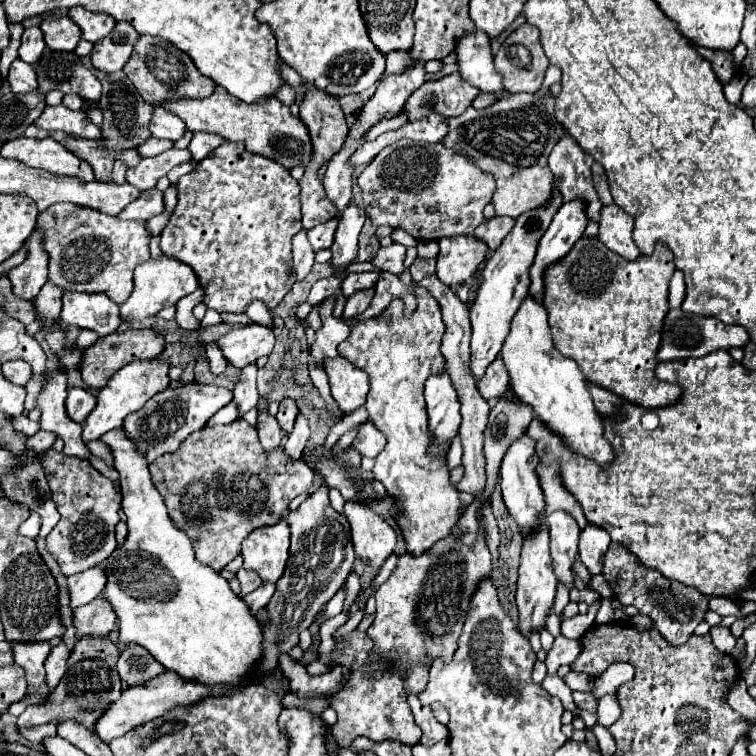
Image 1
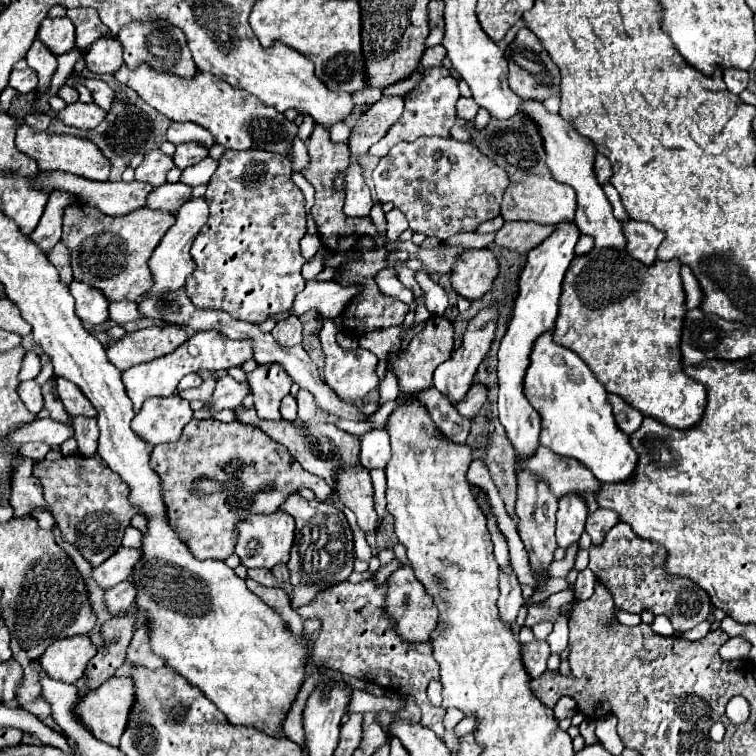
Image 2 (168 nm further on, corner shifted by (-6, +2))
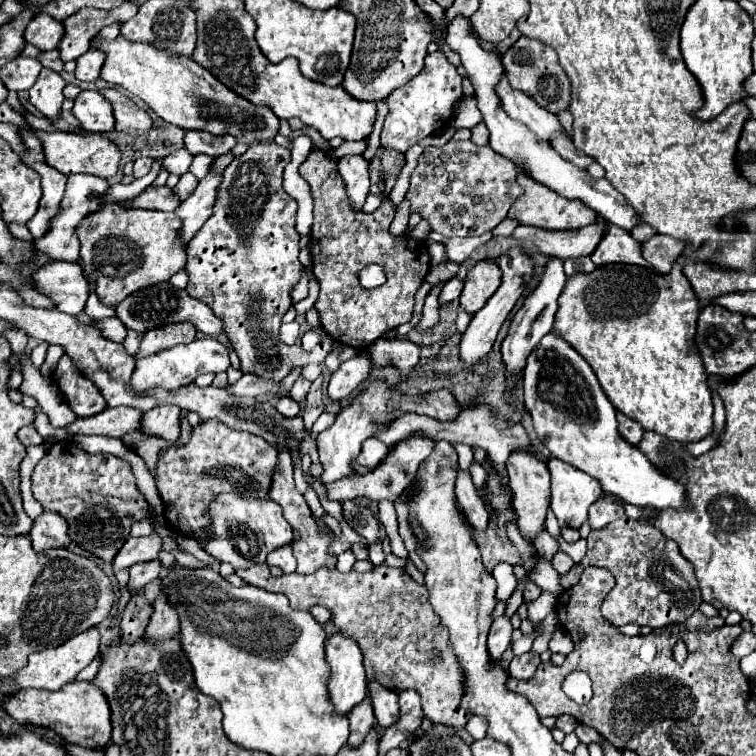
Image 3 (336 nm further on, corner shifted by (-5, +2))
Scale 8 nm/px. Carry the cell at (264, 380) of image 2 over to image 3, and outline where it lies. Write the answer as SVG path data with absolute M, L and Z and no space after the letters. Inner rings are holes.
M275 142L271 144L251 144L249 150L237 158L233 158L233 162L225 168L223 172L223 182L217 190L217 200L215 200L215 206L213 206L213 214L211 218L201 226L201 230L191 238L191 242L187 244L187 264L185 264L185 270L189 274L189 284L187 284L187 292L191 298L197 298L205 304L211 306L211 310L225 322L225 332L231 340L231 346L235 348L237 356L241 358L241 372L247 372L247 374L255 374L259 378L267 378L267 380L273 380L273 382L281 382L293 368L297 366L305 366L311 362L311 352L305 352L301 350L299 346L287 346L279 340L279 326L281 326L281 316L293 306L291 302L291 290L299 284L301 280L301 274L303 274L303 266L299 262L299 232L295 230L295 216L297 216L297 202L283 190L283 170L285 166L291 162L291 150L289 148L283 148Z

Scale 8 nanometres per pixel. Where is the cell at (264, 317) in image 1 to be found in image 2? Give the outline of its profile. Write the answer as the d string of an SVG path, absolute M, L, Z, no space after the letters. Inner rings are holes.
M290 316L284 318L276 324L276 328L272 330L272 336L276 340L282 342L282 346L294 346L302 342L302 322L298 320L298 316Z

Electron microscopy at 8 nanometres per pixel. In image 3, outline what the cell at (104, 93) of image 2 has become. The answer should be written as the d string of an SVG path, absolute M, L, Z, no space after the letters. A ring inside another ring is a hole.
M103 88L103 90L99 90L99 94L103 94L103 98L107 98L111 102L117 130L131 132L131 134L143 134L143 132L147 132L153 126L153 122L147 116L147 112L141 110L123 92L119 92L115 88Z

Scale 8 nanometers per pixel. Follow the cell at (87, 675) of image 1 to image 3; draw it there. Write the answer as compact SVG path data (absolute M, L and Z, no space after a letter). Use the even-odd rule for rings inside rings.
M137 594L129 600L125 608L125 616L121 620L121 640L131 644L143 636L147 620L153 612L153 606L145 600L143 594Z

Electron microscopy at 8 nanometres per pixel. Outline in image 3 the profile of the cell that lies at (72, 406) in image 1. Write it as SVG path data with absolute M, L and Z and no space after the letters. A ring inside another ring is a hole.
M67 354L61 356L61 360L53 372L53 380L55 380L57 388L61 390L61 394L65 396L71 410L81 418L95 416L107 406L103 402L103 396L99 394L99 388L95 384L91 384L75 368L73 360Z

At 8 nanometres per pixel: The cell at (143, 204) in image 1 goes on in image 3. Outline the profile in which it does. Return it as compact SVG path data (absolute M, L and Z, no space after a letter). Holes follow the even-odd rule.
M185 172L181 178L179 178L179 182L177 182L177 186L173 188L173 192L175 192L175 196L179 198L179 200L185 200L193 190L195 190L195 186L197 186L197 178L191 174L191 172Z

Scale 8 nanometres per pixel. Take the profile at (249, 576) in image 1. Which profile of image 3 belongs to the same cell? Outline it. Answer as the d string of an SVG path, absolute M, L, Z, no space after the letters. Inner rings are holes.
M257 564L247 570L235 570L237 576L241 576L251 586L269 590L269 592L281 592L289 598L293 610L309 610L311 606L319 604L331 610L331 622L335 624L337 632L353 638L361 652L363 652L363 666L367 672L367 680L375 680L383 686L387 686L393 692L399 690L415 690L421 696L423 714L435 722L445 726L463 726L469 720L469 710L463 710L459 706L461 702L461 670L457 666L457 658L451 654L451 648L447 646L447 632L439 628L439 616L431 610L431 604L427 600L427 588L419 586L409 574L405 574L401 568L389 568L389 566L375 566L371 572L357 574L341 574L337 570L319 568L315 574L301 576L301 574L287 574L287 576L271 576L267 564Z

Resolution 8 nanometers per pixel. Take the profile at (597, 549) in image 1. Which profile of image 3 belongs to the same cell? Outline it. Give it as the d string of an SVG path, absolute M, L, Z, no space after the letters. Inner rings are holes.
M599 498L591 508L589 508L589 526L593 530L599 530L611 522L615 522L617 518L623 516L623 508L613 502L613 500L605 500L605 498Z

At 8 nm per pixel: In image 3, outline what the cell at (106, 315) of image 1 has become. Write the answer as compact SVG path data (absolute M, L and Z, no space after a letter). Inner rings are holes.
M45 264L35 274L35 284L55 302L61 312L77 316L85 310L85 302L89 298L89 282L83 278L83 270L79 264Z

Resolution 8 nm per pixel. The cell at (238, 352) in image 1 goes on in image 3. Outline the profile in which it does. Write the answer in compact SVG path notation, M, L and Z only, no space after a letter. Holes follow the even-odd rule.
M195 338L189 344L177 344L169 350L163 350L155 356L147 356L137 360L135 372L131 376L131 388L137 394L145 394L147 390L163 388L163 390L177 390L181 386L191 384L199 374L217 374L229 368L229 348L215 338Z

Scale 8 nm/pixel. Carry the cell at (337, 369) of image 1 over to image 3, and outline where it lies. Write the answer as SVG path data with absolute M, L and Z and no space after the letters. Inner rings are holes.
M357 350L353 358L343 362L337 372L331 374L329 380L329 396L333 400L343 400L353 394L353 390L367 380L371 374L371 360L367 358L365 350Z

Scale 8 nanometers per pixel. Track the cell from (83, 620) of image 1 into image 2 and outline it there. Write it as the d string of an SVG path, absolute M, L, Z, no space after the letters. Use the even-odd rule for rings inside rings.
M124 580L118 586L112 586L110 590L106 590L106 606L110 614L112 616L124 614L134 602L134 596L136 596L136 586L132 580Z

